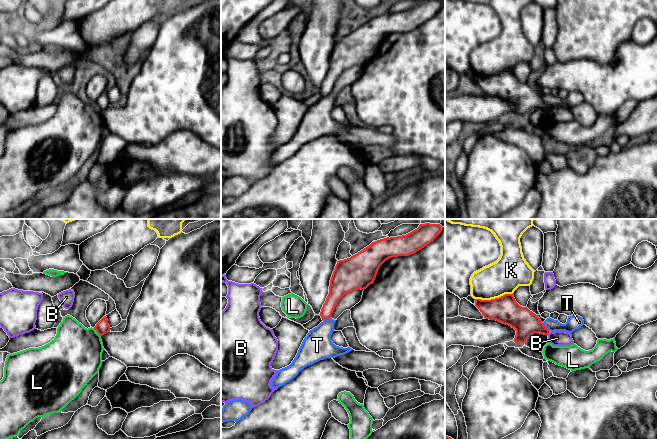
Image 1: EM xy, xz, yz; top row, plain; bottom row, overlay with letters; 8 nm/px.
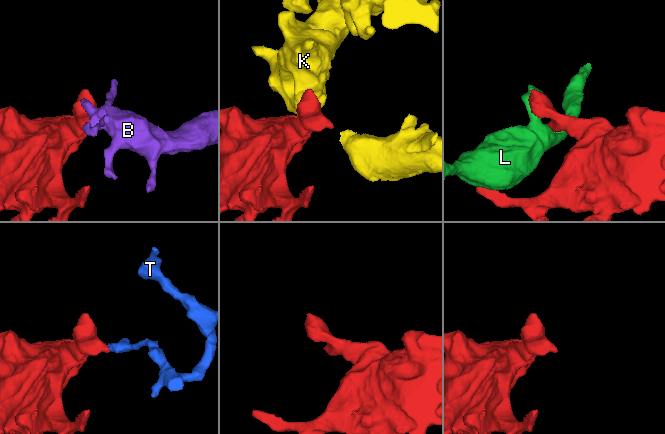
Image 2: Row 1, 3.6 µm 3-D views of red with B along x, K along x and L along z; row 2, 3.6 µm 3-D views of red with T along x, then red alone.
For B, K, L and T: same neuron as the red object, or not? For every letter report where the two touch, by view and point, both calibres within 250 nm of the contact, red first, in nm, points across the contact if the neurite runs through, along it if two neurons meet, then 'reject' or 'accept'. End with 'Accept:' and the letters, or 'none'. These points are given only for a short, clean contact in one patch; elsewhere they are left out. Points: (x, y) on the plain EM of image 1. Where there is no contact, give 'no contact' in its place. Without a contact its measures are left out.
B: contact yz (548, 109); calibres 200 and 130 nm; reject
K: contact yz (495, 74); calibres 220 and 280 nm; reject
L: contact xy (96, 107); calibres 110 and 420 nm; reject
T: contact yz (545, 103); calibres 200 and 120 nm; border yz (542, 99), (549, 107); reject
Accept: none

